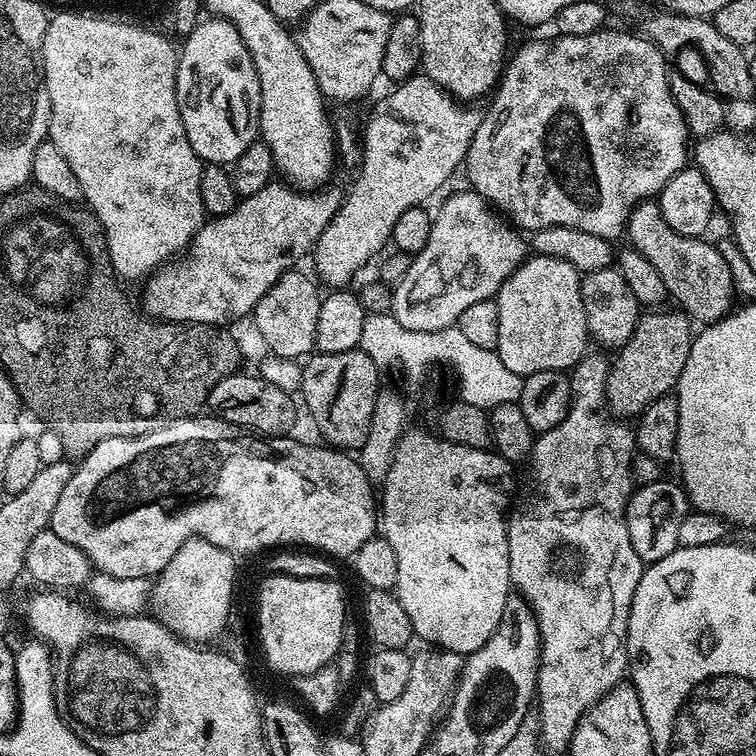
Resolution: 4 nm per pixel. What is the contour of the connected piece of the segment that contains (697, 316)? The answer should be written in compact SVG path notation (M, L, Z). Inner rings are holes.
M655 199L642 200L632 207L626 225L627 236L627 243L654 265L669 297L673 301L676 299L680 303L677 305L693 321L701 320L699 323L707 326L733 311L732 299L737 299L738 293L736 283L730 278L730 266L726 266L723 252L715 243L707 244L707 239L683 236L670 230Z

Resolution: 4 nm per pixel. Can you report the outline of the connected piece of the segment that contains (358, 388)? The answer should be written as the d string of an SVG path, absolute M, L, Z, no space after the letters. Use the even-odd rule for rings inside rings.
M359 350L351 352L322 352L313 355L303 365L299 391L304 392L304 404L316 423L316 428L325 436L327 443L337 450L359 450L370 433L370 422L374 413L376 393L381 389L381 369L370 358L370 354Z

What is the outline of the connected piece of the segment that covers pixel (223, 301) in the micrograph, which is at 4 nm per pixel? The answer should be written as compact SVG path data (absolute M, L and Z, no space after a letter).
M269 182L266 186L262 186L262 190L258 190L258 194L250 194L243 198L237 199L234 210L230 210L230 214L222 214L221 216L213 216L205 219L204 225L192 235L192 241L188 243L186 251L179 258L173 259L171 262L159 267L151 276L147 277L144 288L144 308L143 311L149 317L155 318L160 322L183 322L185 324L215 324L217 326L232 326L235 320L240 320L243 316L251 317L256 311L256 304L262 298L262 294L266 294L266 290L270 290L270 286L274 286L274 282L278 282L278 278L283 272L289 271L293 267L295 260L300 260L304 255L311 253L316 247L316 240L322 234L322 230L326 230L326 226L334 218L334 214L340 208L342 199L341 189L328 188L329 186L321 186L315 190L301 190L287 182Z

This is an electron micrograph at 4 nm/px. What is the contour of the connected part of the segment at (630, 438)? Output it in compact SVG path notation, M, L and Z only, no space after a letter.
M589 351L578 361L576 367L571 369L572 399L568 406L568 413L548 432L539 433L532 445L532 454L526 461L526 467L532 477L524 484L520 493L515 493L510 504L510 511L506 516L508 526L508 545L510 546L510 578L512 587L530 606L530 610L536 619L536 625L540 631L540 665L536 671L536 695L534 697L535 711L540 711L540 728L538 727L538 740L549 753L567 753L568 743L572 741L572 735L584 711L594 702L598 701L618 683L625 679L628 667L628 654L626 651L626 637L628 635L628 611L634 598L634 590L642 578L645 563L634 554L634 546L630 546L628 534L628 499L634 491L632 458L637 455L636 434L631 427L628 428L623 419L613 418L607 411L604 399L604 387L608 381L609 357L604 357L603 351Z

